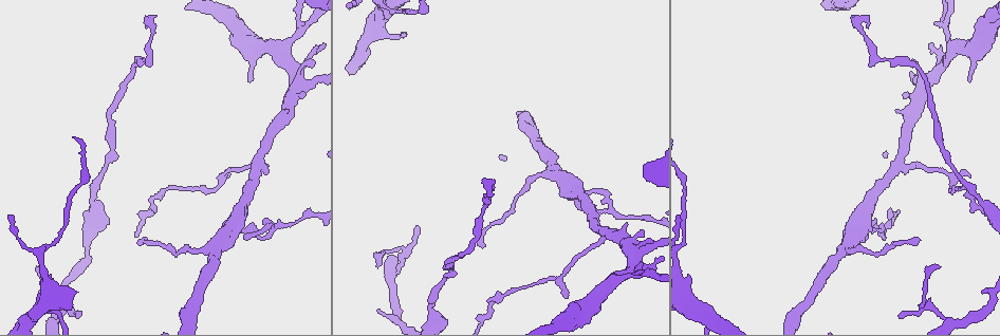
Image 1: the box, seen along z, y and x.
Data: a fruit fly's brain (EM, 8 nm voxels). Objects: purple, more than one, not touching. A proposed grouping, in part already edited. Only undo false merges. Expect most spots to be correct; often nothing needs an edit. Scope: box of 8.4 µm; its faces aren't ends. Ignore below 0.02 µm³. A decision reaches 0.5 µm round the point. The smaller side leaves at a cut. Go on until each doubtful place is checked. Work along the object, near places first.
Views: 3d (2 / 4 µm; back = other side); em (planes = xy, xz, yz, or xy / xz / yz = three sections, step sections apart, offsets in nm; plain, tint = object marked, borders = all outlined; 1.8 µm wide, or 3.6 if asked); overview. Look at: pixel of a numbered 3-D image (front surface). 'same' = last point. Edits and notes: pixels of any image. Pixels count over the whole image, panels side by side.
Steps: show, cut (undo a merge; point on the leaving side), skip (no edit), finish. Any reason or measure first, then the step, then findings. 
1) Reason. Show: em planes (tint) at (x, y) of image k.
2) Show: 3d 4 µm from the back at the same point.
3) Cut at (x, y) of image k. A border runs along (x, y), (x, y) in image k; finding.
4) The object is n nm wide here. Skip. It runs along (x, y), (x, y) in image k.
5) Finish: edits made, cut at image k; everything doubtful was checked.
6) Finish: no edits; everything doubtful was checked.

Show: 3d 2 µm at (644, 276) of image 1.

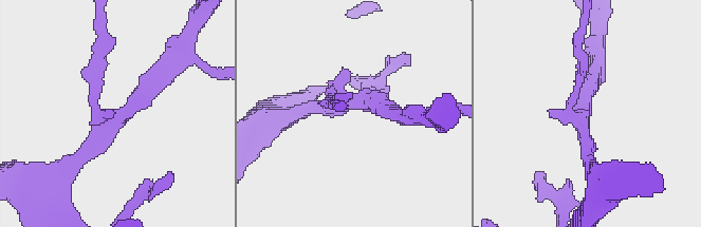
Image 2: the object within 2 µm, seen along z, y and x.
Now the EM. Show: em 3.6 µm planes (plain) at (105, 125) of image 2.

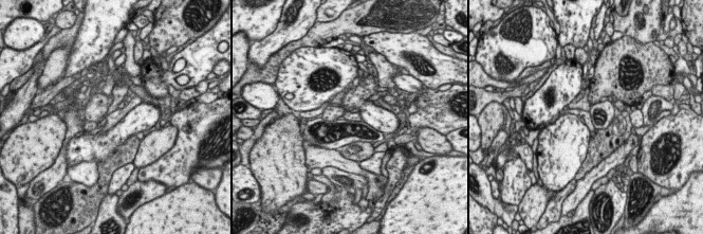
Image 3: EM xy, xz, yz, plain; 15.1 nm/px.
Show: em 3.6 µm planes (tint) at the same point.

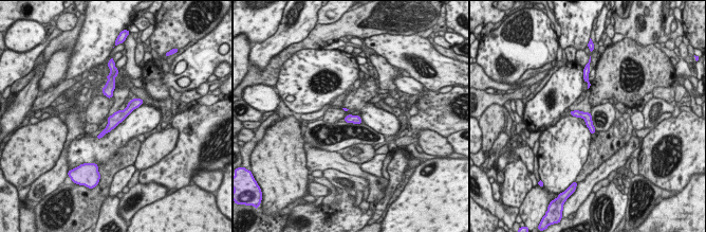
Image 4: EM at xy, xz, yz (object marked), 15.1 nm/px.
Skip. It runs along (138, 102), (134, 103), (108, 128) in image 4; one neuron here.

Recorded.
A fork. Show: em planes (tint) at (299, 85) of image 1.

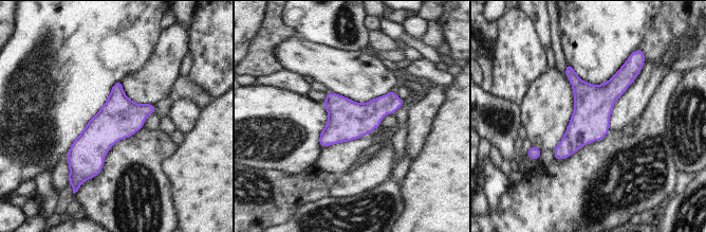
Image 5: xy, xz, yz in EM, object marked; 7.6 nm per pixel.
Skip. It runs along (629, 70), (557, 157) in image 5; one neuron here.

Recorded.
Show: 3d 2 µm from the back at (271, 235) of image 1.

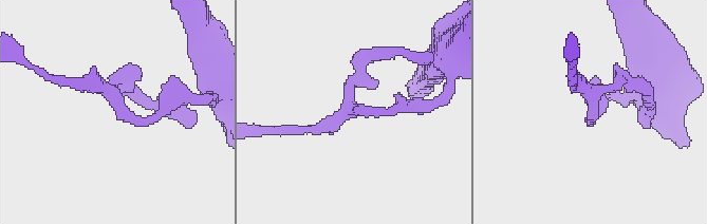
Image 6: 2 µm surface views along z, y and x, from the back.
Now the EM. Show: em planes (plain) at (117, 104) of image 6.

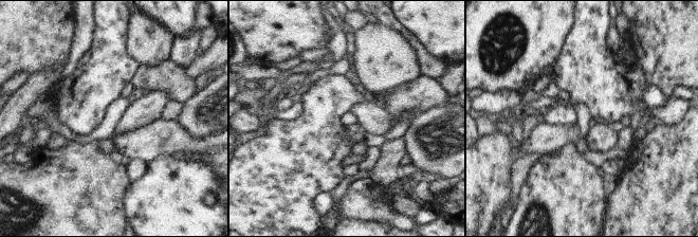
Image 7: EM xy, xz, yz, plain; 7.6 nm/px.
Show: em planes (tint) at the same point.

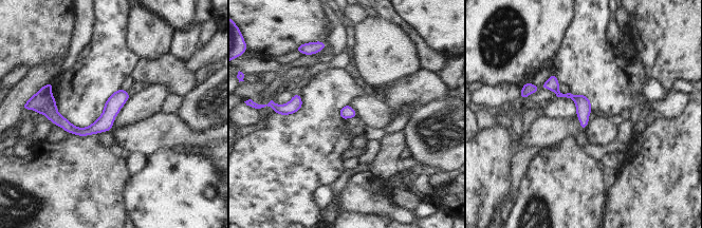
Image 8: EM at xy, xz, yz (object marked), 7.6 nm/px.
Skip. It runs along (126, 96), (87, 131), (47, 107) in image 8; all the same neuron.

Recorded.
Abrupt turn. Show: em planes (tint) at (699, 308) of image 1.

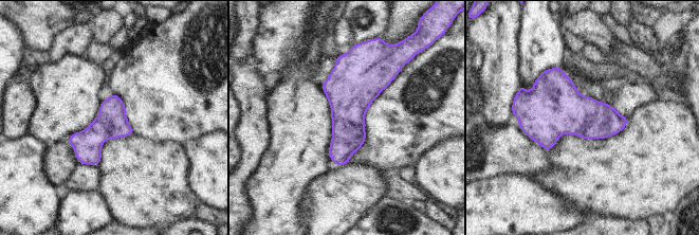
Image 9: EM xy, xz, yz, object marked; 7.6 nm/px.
Skip. Continuous, no second neuron.

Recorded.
Finish: no edits; everything doubtful was checked.

